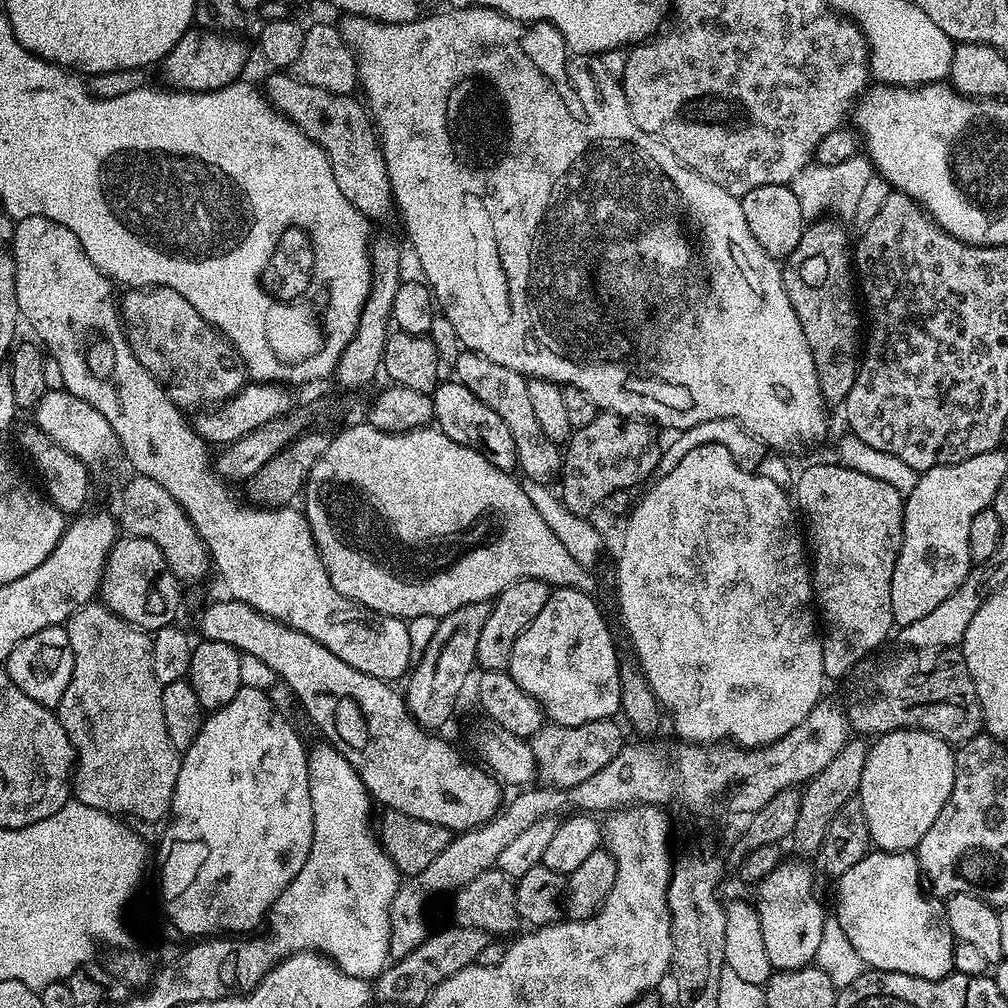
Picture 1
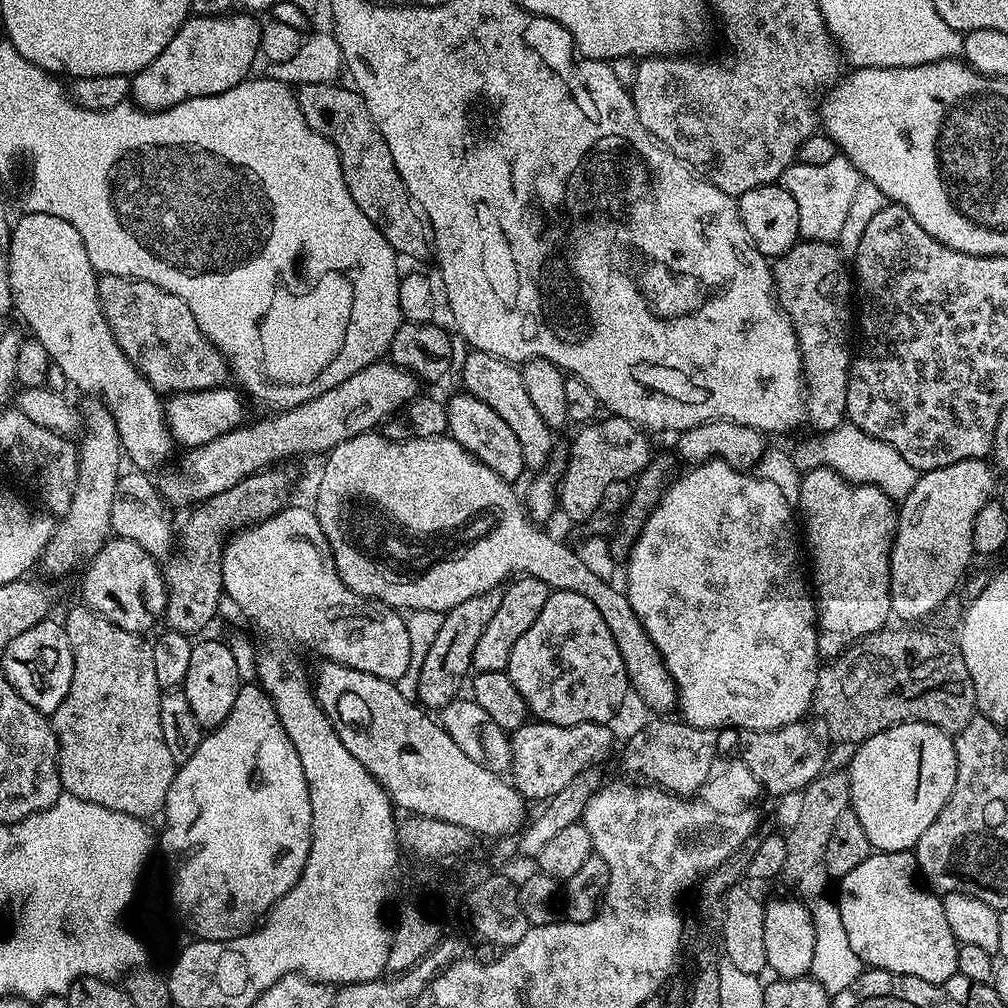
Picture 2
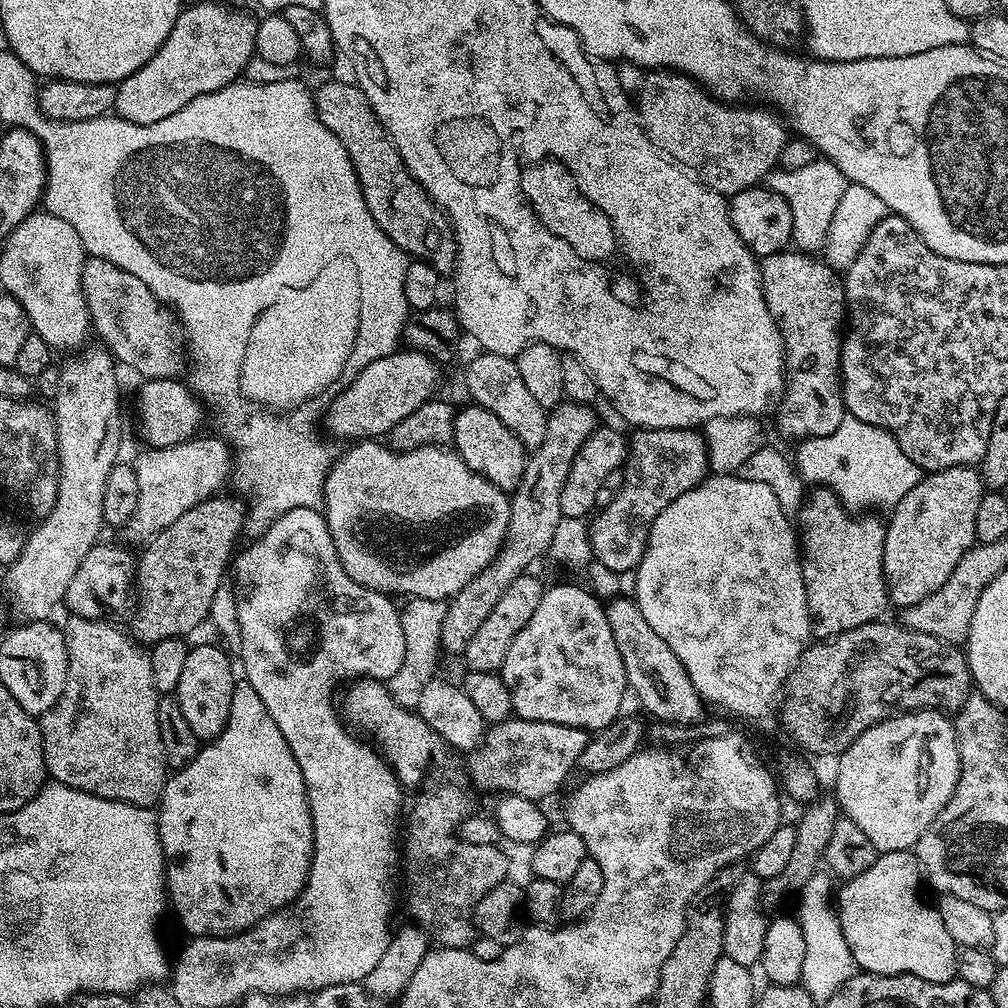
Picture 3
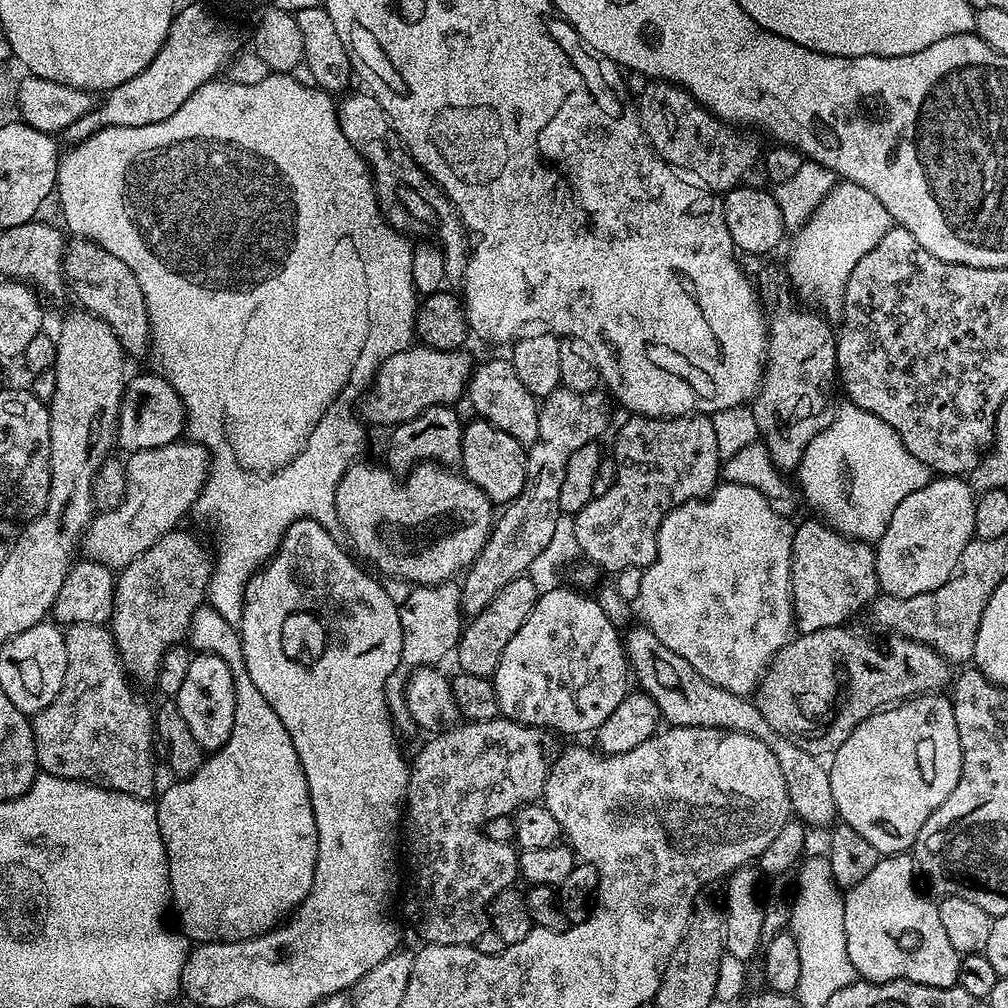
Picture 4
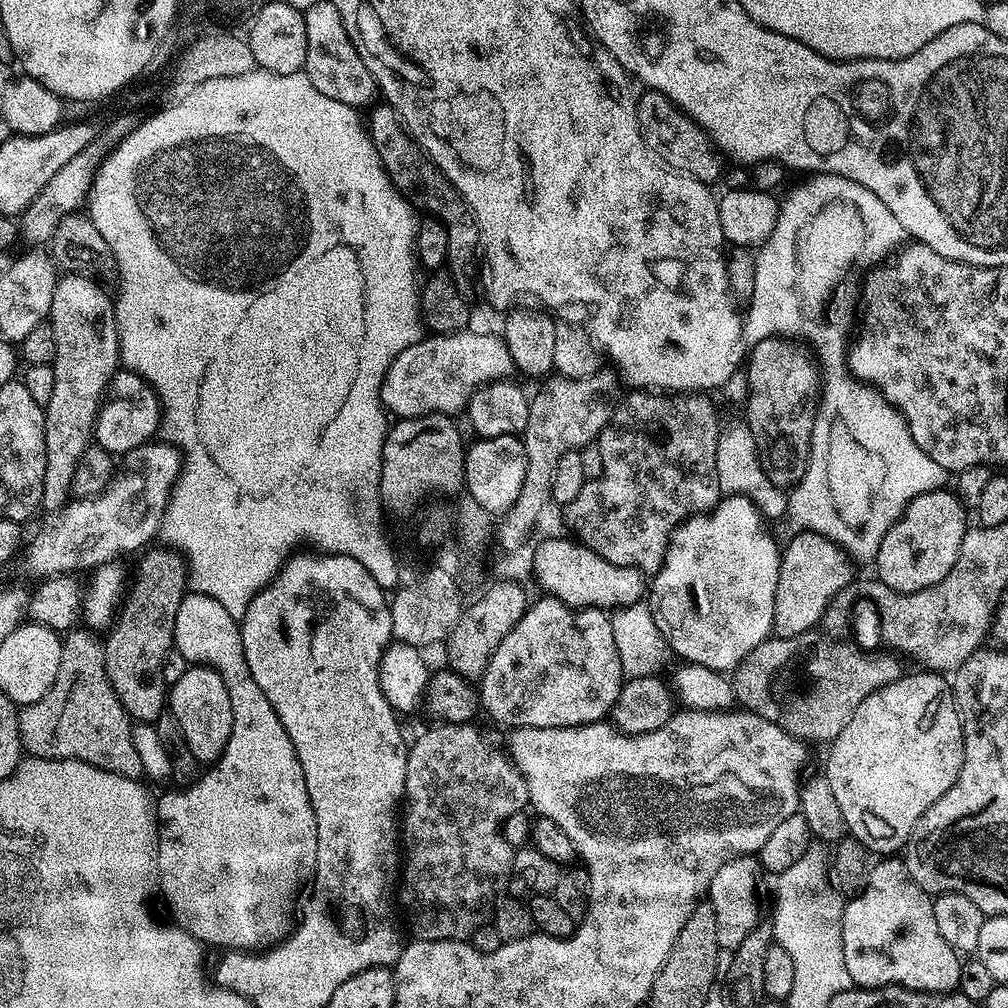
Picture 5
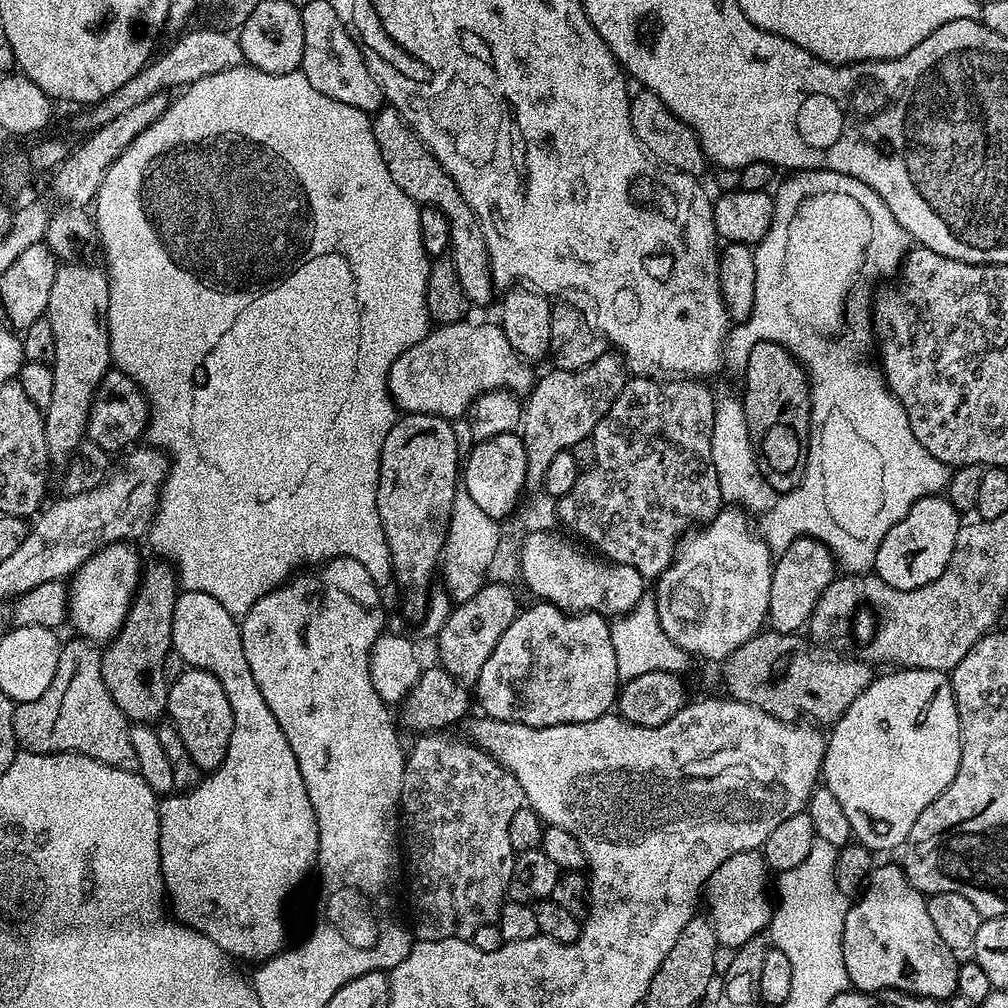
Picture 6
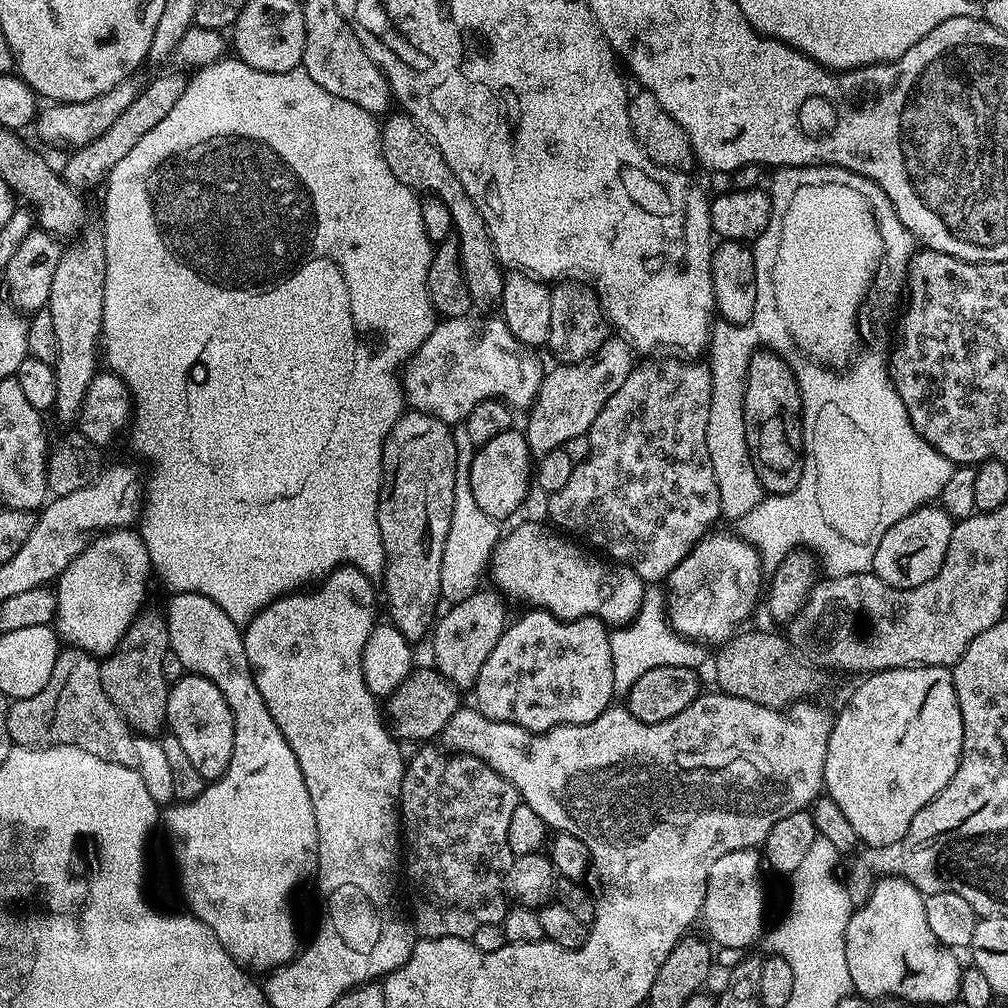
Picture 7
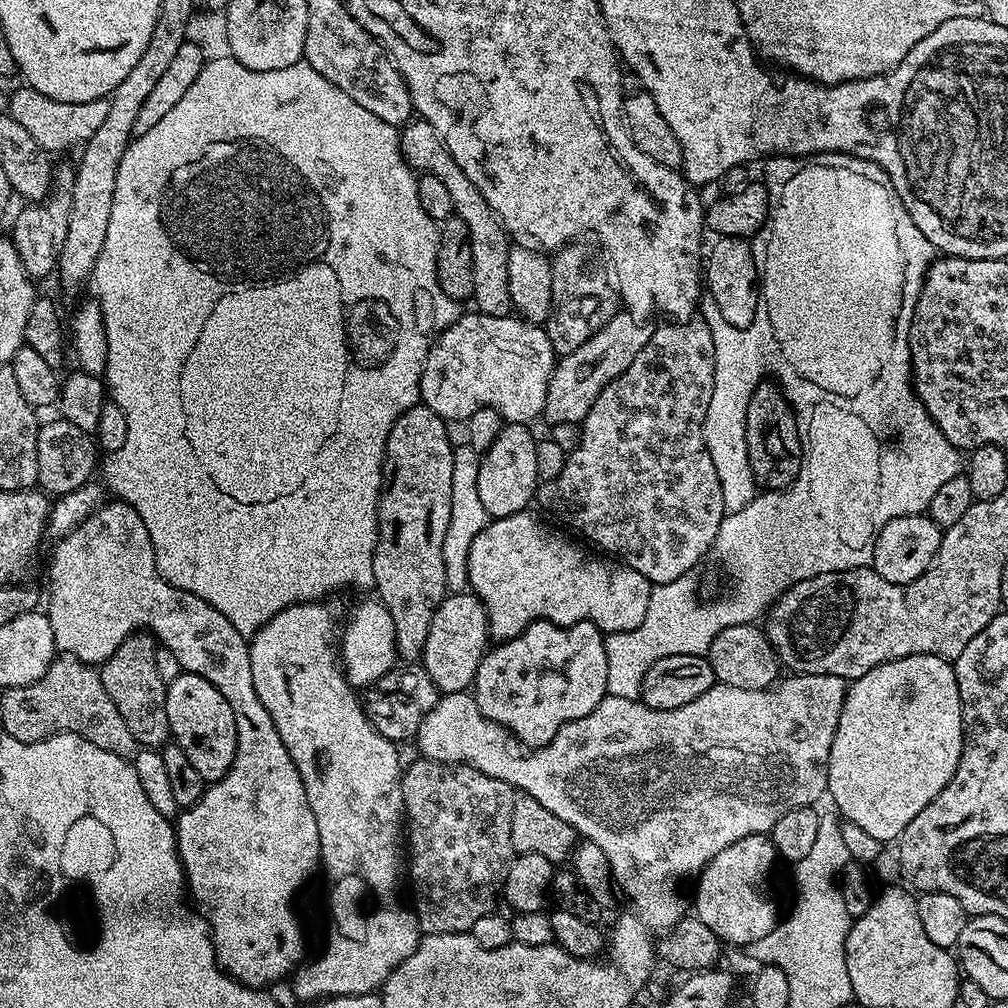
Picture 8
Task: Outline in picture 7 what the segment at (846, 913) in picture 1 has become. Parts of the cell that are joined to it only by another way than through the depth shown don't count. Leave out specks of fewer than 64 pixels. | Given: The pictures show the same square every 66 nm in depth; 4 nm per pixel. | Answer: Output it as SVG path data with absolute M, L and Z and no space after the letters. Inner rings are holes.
M903 875L884 876L875 881L872 891L868 893L868 901L859 905L853 911L850 922L846 926L846 966L850 966L850 982L855 995L867 996L869 1000L883 1000L885 998L895 998L912 1004L948 1004L955 1001L960 995L960 974L962 964L956 961L957 953L948 948L945 944L940 944L938 938L934 938L934 933L930 930L930 925L926 923L926 906L924 905L925 893L920 892L912 883L905 880Z

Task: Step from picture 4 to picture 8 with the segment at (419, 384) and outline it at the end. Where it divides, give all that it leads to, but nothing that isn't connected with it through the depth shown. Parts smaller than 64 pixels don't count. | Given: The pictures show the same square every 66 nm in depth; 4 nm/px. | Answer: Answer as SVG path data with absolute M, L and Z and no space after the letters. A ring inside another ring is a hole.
M475 310L465 311L458 319L436 337L432 349L428 351L428 357L424 363L424 369L420 375L420 398L423 404L430 410L434 410L434 414L438 414L445 422L453 422L452 420L460 420L460 422L467 422L470 414L474 414L474 410L482 410L483 408L493 408L498 410L498 414L505 422L509 424L526 424L531 425L532 419L535 416L539 417L544 411L544 403L546 402L546 390L548 383L552 377L552 369L556 366L558 357L556 351L552 349L552 343L548 337L547 331L541 325L530 324L526 320L521 320L515 315L509 314L507 316L487 316Z

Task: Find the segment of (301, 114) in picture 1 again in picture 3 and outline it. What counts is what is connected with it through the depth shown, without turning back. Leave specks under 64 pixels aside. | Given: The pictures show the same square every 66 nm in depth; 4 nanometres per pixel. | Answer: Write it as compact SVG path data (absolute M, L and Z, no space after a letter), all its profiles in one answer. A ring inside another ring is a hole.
M332 80L315 89L314 99L322 126L326 126L326 130L330 130L342 146L346 146L346 154L360 183L362 198L373 218L391 235L392 241L405 250L411 250L419 242L420 235L433 239L431 263L435 264L441 277L451 277L456 270L456 237L448 217L429 200L420 183L412 177L398 154L396 143L380 125L364 91L355 83L343 84L340 80ZM388 196L396 196L397 204L393 208L388 208Z

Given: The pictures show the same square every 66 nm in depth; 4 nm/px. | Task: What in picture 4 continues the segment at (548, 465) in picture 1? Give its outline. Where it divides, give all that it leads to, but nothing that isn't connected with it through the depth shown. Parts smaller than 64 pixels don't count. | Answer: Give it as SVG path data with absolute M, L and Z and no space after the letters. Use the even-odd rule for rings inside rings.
M511 359L488 360L485 364L477 363L472 375L468 378L466 400L472 403L472 408L479 419L498 426L498 430L506 430L510 438L518 443L530 446L538 438L538 414L540 404L538 397L530 394L526 386L522 386L518 374L514 374Z

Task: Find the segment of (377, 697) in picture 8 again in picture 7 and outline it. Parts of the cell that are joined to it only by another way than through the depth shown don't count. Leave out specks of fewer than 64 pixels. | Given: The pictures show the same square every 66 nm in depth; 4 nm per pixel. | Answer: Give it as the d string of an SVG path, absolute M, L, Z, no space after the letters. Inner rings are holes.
M417 667L409 672L407 678L386 697L386 724L397 741L435 741L446 722L456 713L457 689L453 688L448 683L448 679L442 673L437 672L435 667L427 667Z

